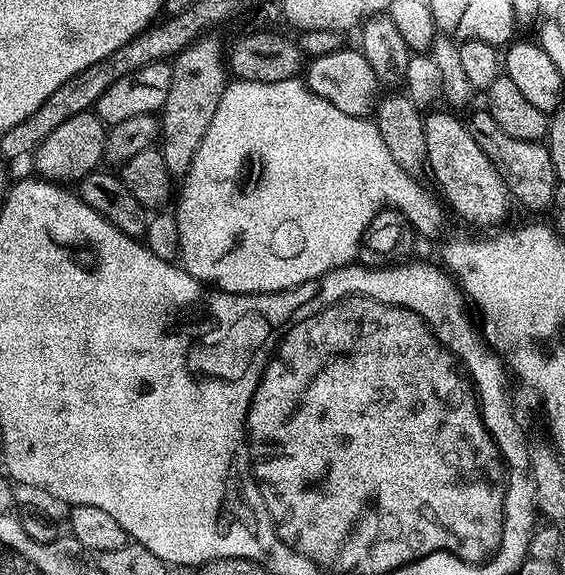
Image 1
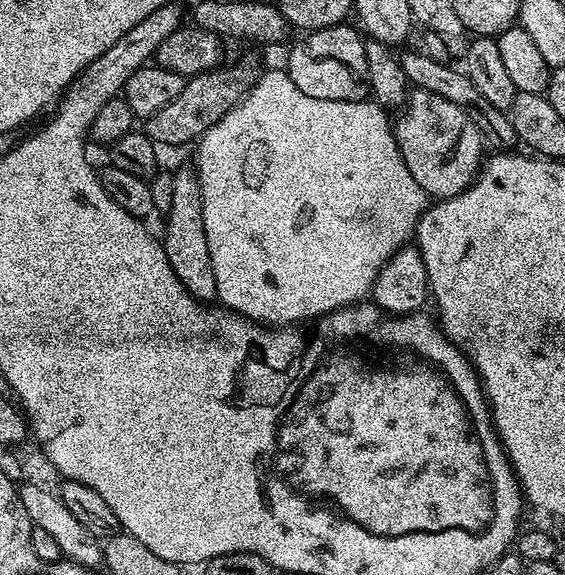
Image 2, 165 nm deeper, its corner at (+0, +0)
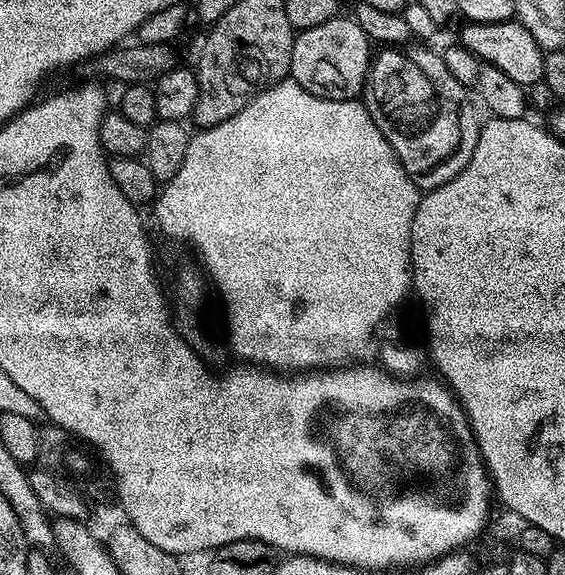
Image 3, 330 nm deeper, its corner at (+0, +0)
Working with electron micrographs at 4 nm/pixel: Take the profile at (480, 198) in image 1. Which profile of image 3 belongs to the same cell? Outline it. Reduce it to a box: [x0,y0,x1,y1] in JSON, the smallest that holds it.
[362,46,482,190]

